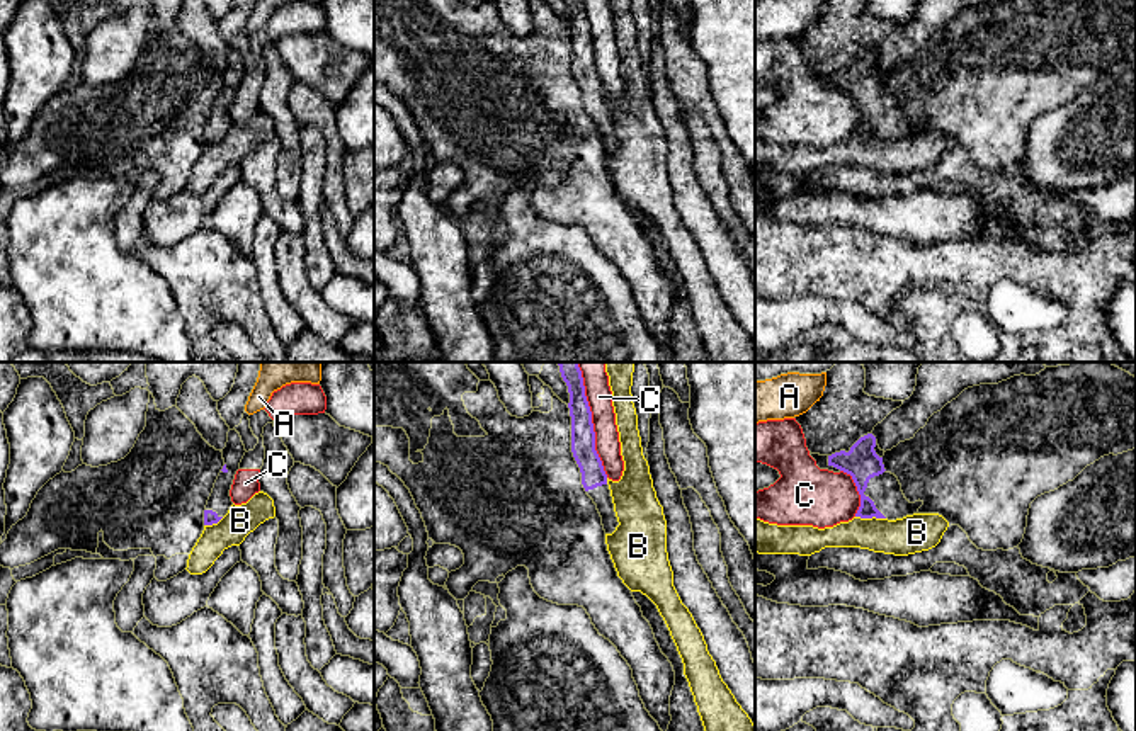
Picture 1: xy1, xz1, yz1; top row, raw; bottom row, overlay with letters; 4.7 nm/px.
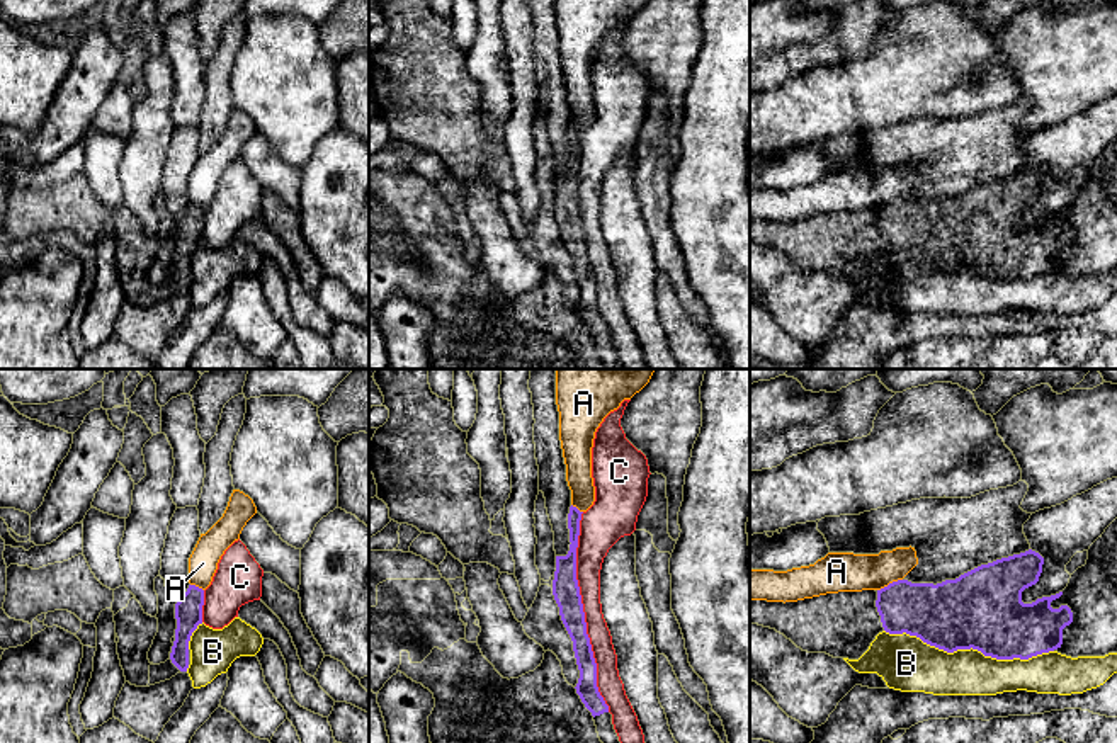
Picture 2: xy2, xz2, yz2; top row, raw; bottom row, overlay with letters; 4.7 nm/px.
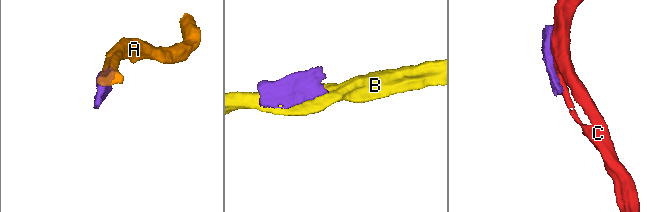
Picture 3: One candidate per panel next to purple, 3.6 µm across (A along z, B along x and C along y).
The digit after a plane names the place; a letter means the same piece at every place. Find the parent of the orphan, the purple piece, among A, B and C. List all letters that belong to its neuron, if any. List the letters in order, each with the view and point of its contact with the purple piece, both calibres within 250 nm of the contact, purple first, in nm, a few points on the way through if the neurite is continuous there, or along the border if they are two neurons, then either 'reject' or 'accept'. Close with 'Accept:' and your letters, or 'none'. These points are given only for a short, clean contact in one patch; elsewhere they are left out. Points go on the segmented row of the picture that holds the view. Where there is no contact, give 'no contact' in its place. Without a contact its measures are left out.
A: meets purple in yz2 at (890, 584); 280 nm thick on the purple side, 190 nm on the other; border along yz2 (901, 578), (878, 590); reject
B: meets purple in yz2 at (969, 648); 380 nm thick on the purple side, 220 nm on the other; reject
C: meets purple in xz2 at (584, 612); 130 nm thick on the purple side, 130 nm on the other; reject
Accept: none

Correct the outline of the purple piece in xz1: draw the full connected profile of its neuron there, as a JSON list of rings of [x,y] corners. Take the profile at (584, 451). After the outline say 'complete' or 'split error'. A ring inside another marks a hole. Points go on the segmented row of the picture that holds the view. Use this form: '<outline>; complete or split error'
[[[558,362],[558,366],[570,393],[571,452],[582,473],[582,484],[597,505],[605,534],[612,534],[619,522],[614,512],[607,474],[595,450],[592,411],[585,396],[582,371],[578,362]]]; split error

